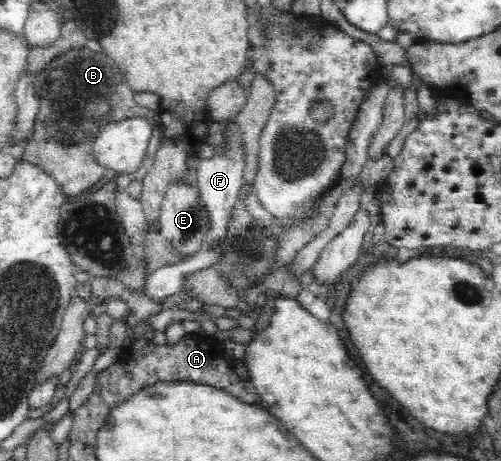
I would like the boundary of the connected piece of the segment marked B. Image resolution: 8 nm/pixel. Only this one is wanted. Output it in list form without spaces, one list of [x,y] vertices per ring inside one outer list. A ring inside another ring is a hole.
[[[87,46],[63,51],[37,74],[35,93],[38,97],[38,110],[36,110],[32,138],[28,141],[22,160],[35,165],[54,178],[65,197],[77,197],[102,180],[105,168],[97,164],[92,152],[102,126],[130,118],[144,118],[160,124],[160,110],[148,111],[138,105],[135,101],[135,92],[124,80],[124,75],[120,74],[120,69],[112,59],[90,50]]]

